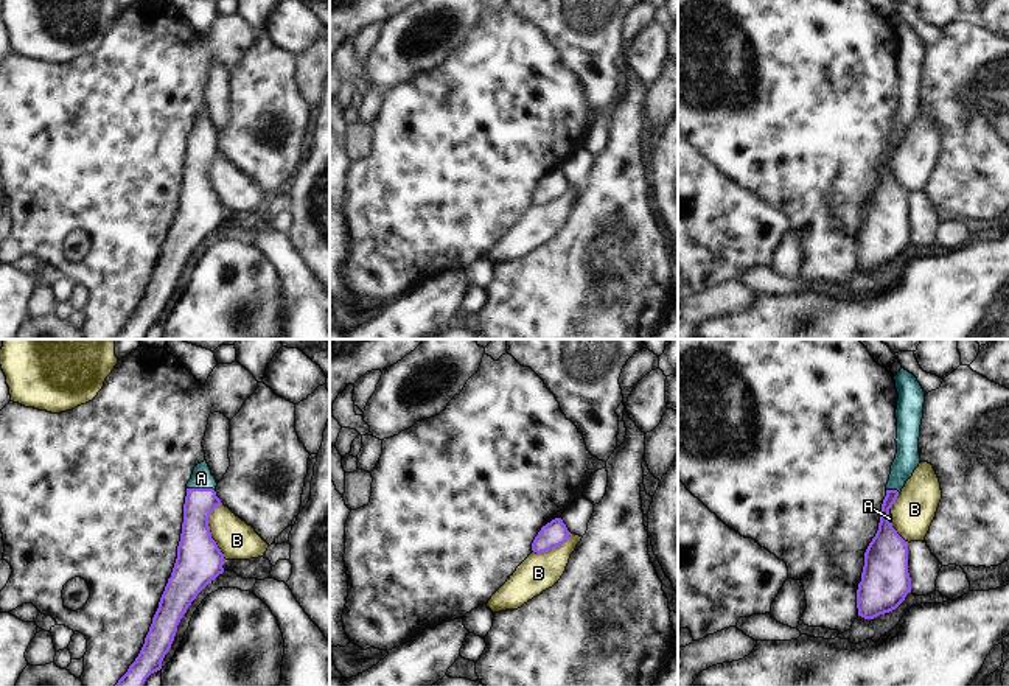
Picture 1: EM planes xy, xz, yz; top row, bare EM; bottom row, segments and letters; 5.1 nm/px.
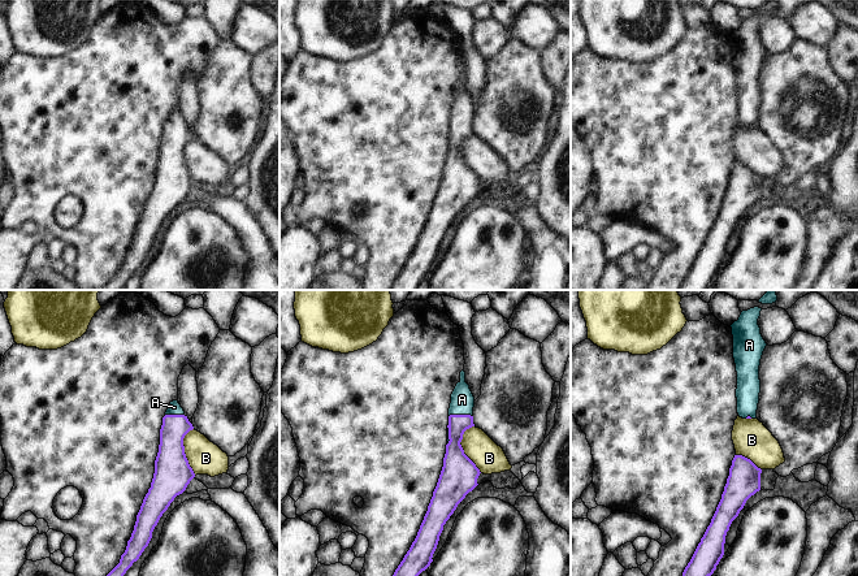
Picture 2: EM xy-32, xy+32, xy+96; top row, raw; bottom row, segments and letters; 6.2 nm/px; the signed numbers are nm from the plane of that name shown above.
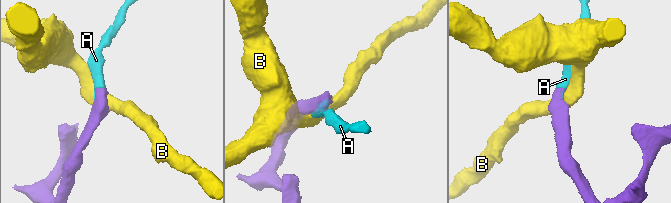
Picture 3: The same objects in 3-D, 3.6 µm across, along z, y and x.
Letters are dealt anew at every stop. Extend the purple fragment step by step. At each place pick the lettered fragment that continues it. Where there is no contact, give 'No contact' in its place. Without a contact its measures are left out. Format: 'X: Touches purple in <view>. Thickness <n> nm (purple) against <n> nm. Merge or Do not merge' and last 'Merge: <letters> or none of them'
A: Touches purple in xy. Thickness 160 nm (purple) against 110 nm. Merge
B: Touches purple in xy. Thickness 240 nm (purple) against 200 nm. Do not merge
Merge: A.

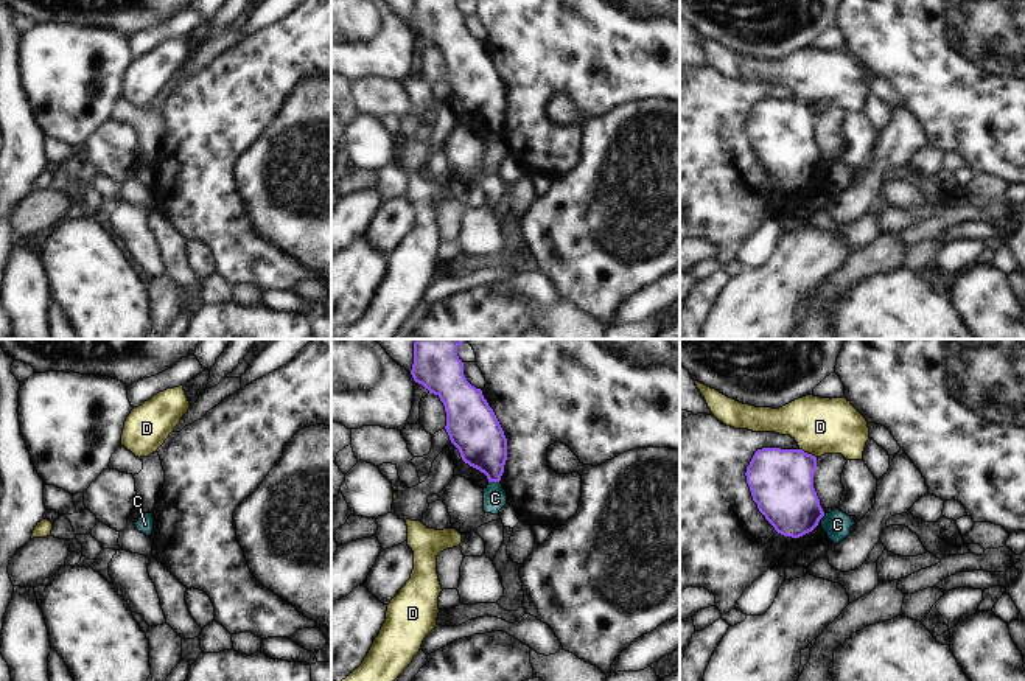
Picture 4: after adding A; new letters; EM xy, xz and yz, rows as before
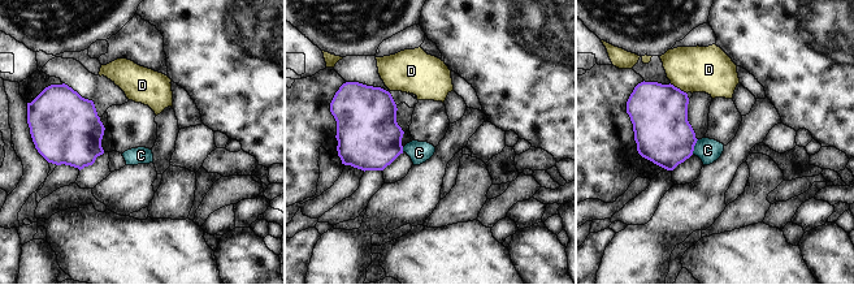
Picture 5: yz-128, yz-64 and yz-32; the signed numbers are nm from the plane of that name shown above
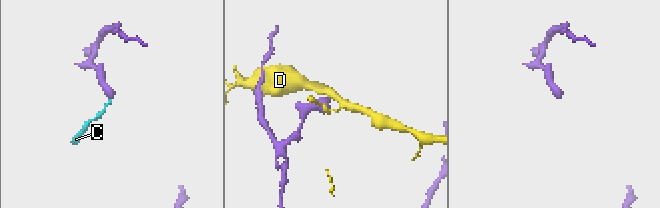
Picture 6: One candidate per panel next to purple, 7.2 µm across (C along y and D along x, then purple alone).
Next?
C: Touches purple in xz. Thickness 260 nm (purple) against 120 nm. Do not merge
D: Touches purple in yz. Thickness 340 nm (purple) against 300 nm. Do not merge
Merge: none of them.

